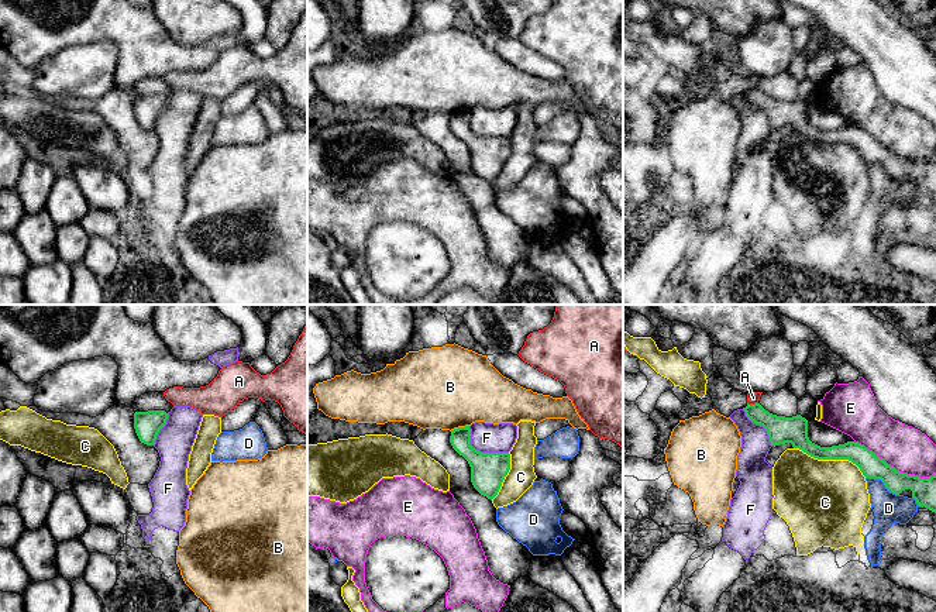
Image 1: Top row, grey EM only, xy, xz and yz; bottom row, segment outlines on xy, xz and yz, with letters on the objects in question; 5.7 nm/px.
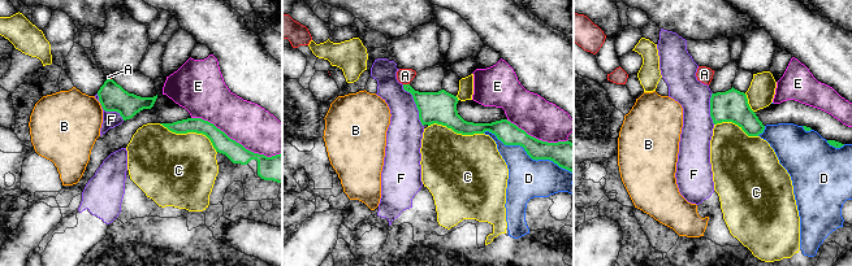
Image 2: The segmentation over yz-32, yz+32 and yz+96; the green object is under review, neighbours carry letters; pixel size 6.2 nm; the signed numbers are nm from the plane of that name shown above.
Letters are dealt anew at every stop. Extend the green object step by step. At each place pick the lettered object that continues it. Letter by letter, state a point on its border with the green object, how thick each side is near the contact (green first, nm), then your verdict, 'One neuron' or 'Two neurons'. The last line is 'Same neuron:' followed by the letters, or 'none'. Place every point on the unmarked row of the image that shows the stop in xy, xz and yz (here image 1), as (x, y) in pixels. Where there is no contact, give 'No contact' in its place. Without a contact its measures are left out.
A: Touches green at yz (754, 88). Thickness 160 nm (green) against 70 nm. Two neurons
B: Touches green at xz (458, 112). Thickness 140 nm (green) against 480 nm. Two neurons
C: Touches green at yz (830, 143). Thickness 140 nm (green) against 480 nm. Two neurons
D: Touches green at yz (883, 165). Thickness 140 nm (green) against 180 nm. Two neurons
E: Touches green at yz (894, 152). Thickness 140 nm (green) against 260 nm. Two neurons
F: Touches green at xz (479, 136). Thickness 200 nm (green) against 180 nm. Two neurons
Same neuron: none

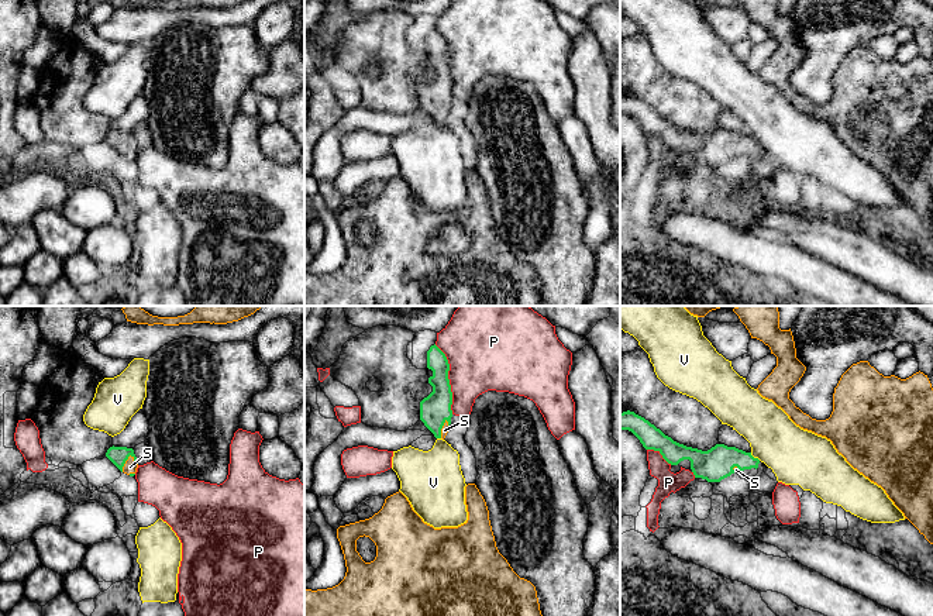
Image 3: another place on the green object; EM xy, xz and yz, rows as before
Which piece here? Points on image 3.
P: Touches green at xz (448, 64). Thickness 170 nm (green) against 420 nm. Two neurons
S: Touches green at xy (124, 147). Thickness 100 nm (green) against 80 nm. One neuron
V: Touches green at yz (756, 143). Thickness 190 nm (green) against 320 nm. Two neurons
Same neuron: S

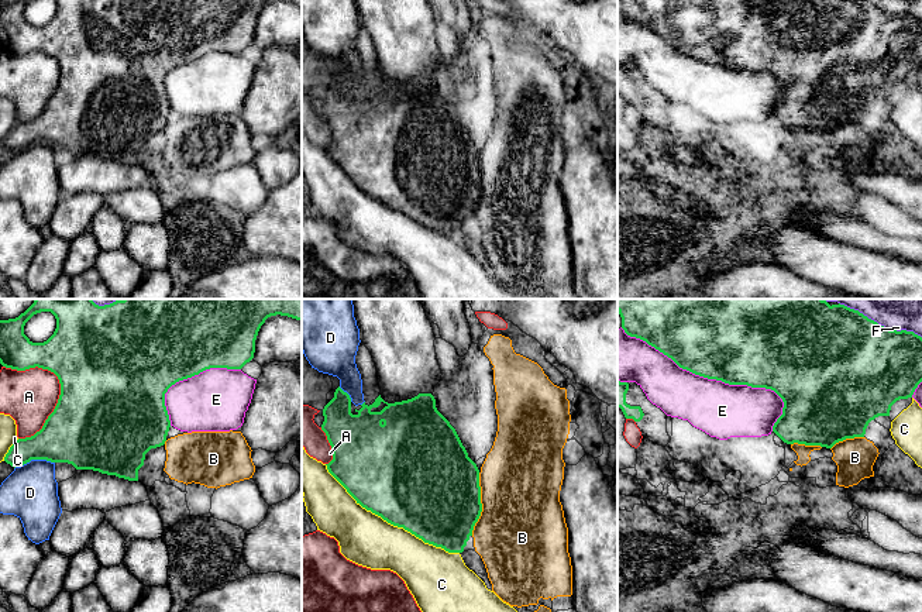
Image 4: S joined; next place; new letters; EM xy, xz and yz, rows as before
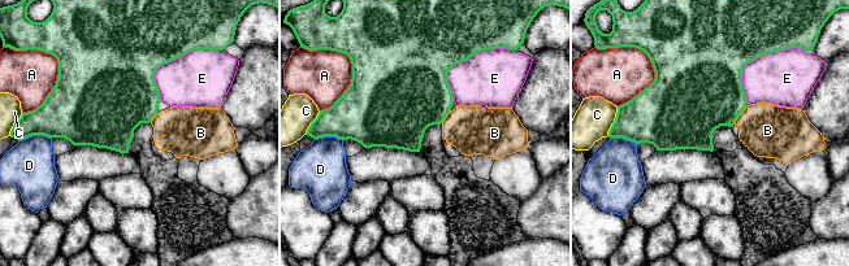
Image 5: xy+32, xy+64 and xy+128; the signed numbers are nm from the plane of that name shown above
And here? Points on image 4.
A: Touches green at xy (54, 93). Thickness 500 nm (green) against 300 nm. Two neurons
B: Touches green at xz (481, 188). Thickness 480 nm (green) against 480 nm. One neuron
C: Touches green at xz (389, 206). Thickness 500 nm (green) against 300 nm. Two neurons
D: Touches green at xy (34, 143). Thickness 320 nm (green) against 320 nm. Two neurons
E: Touches green at yz (716, 64). Thickness 400 nm (green) against 320 nm. Two neurons
F: Touches green at yz (894, 14). Thickness 480 nm (green) against 100 nm. Two neurons
Same neuron: B

